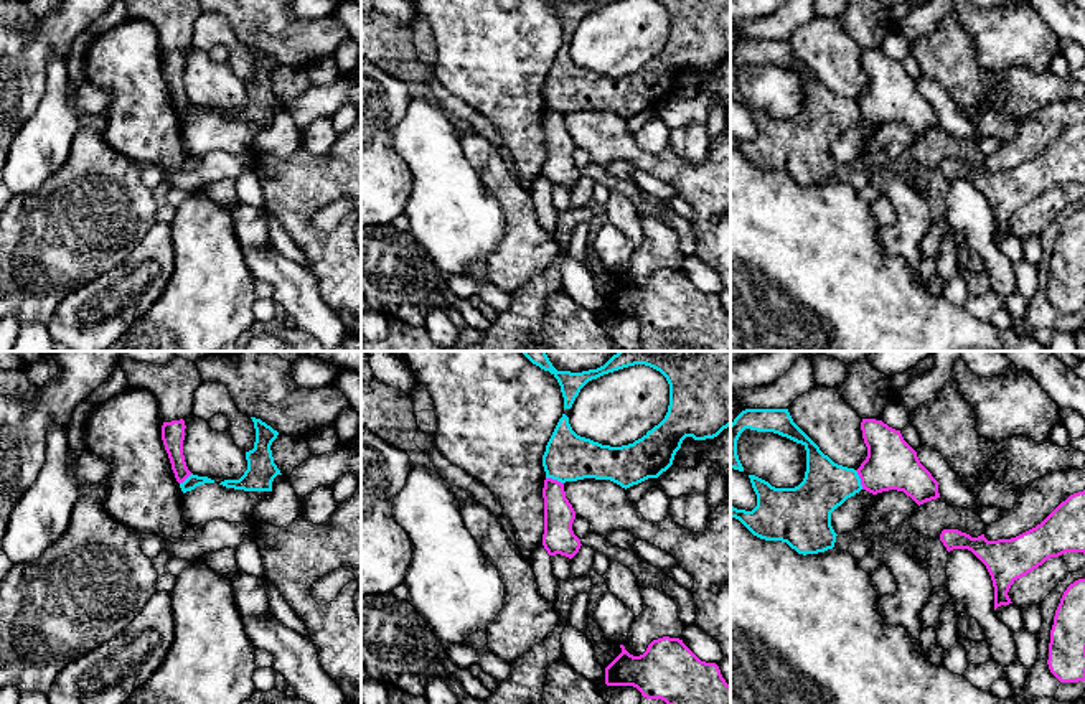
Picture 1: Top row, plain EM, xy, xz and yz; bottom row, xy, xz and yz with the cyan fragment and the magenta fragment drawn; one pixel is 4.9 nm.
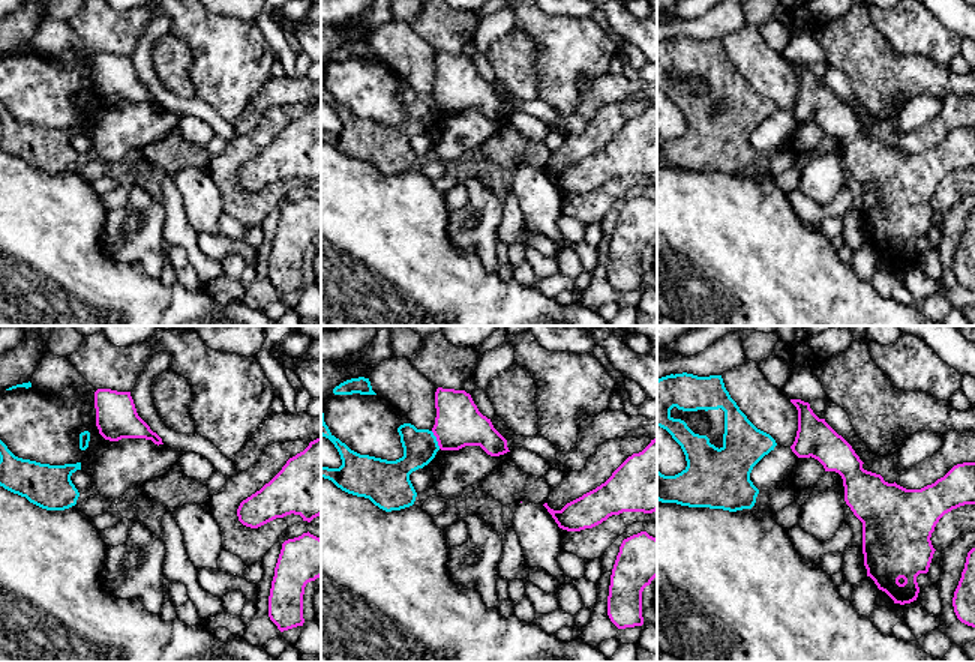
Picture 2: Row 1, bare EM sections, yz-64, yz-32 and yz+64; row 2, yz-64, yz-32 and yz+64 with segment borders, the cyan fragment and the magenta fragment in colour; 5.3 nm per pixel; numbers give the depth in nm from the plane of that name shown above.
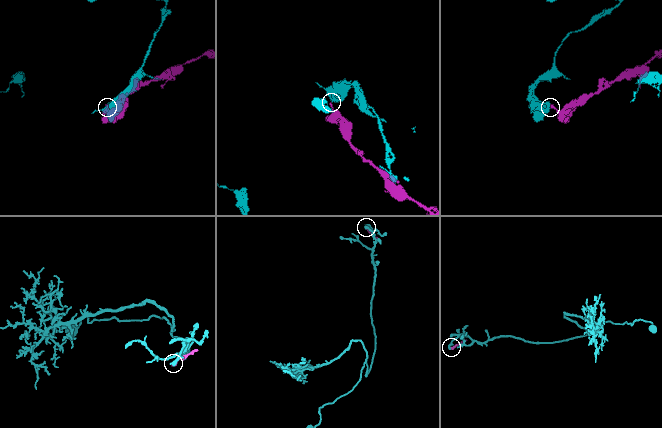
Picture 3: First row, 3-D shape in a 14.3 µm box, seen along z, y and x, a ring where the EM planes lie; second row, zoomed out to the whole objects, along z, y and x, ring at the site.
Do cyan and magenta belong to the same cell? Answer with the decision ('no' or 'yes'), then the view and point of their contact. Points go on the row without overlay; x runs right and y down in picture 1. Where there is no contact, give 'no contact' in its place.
no; meets cyan in yz at (859, 111)

